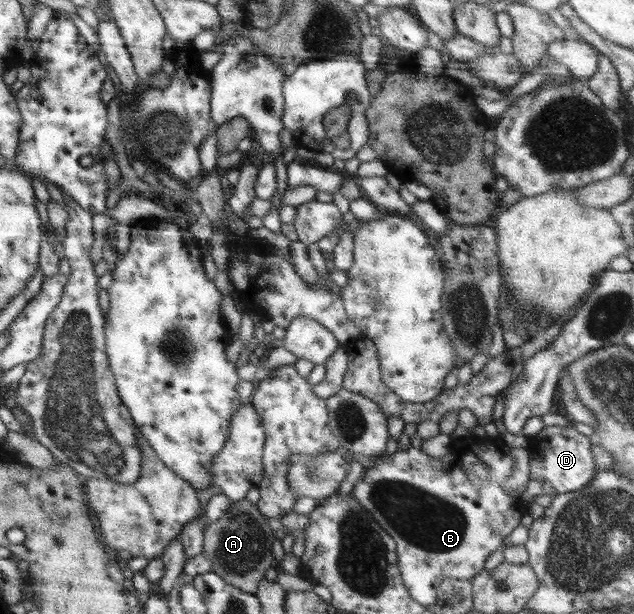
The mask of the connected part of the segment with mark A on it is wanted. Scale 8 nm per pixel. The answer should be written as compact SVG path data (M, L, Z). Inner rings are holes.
M246 497L241 500L231 500L227 512L205 528L202 551L211 561L210 570L219 575L225 583L235 588L254 593L259 588L268 568L275 565L272 555L274 532L255 503Z

